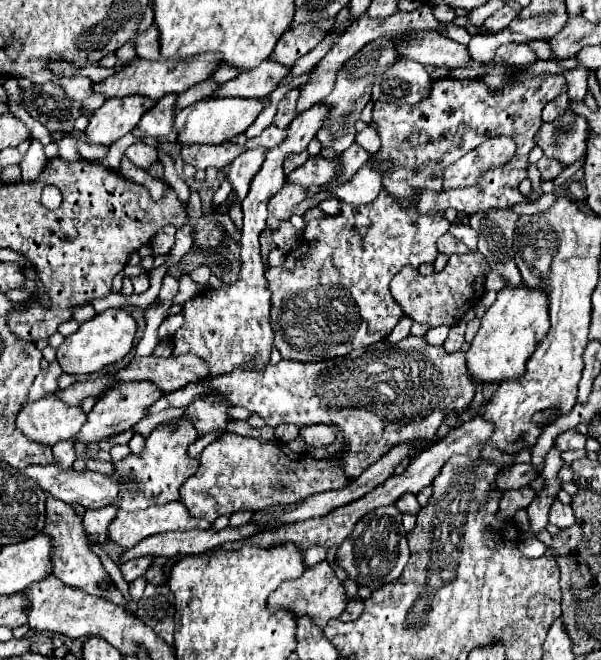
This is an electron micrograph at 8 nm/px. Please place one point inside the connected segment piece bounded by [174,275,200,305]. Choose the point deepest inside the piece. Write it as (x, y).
(188, 288)

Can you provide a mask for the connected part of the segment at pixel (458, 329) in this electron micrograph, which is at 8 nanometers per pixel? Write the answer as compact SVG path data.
M464 321L456 323L456 325L450 329L450 335L448 335L446 343L444 343L444 349L446 349L448 353L460 351L460 347L462 347L462 343L464 343L464 329L466 329L466 323L464 323Z

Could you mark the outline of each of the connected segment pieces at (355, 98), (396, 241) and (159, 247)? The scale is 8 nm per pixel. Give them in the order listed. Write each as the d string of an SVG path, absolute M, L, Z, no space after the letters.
M380 39L380 41L372 41L372 43L364 45L364 49L360 49L360 53L356 53L356 57L352 57L340 69L340 73L336 75L336 85L334 85L332 93L320 101L320 105L328 107L328 119L316 135L316 139L320 141L320 145L324 149L332 149L334 153L340 155L354 143L354 137L356 137L354 125L360 119L362 109L366 107L366 103L372 97L374 81L376 81L376 77L380 77L384 73L384 69L388 69L388 65L394 65L394 63L396 63L396 53L392 53L392 45L388 45L388 39Z
M384 189L372 203L358 207L348 203L342 205L344 209L340 209L340 217L312 219L304 229L304 243L294 249L280 267L270 267L266 271L268 289L272 291L270 321L276 335L274 345L282 359L332 359L348 355L356 347L372 345L388 337L396 321L400 321L404 315L388 289L392 277L406 265L420 267L422 263L434 263L438 257L436 241L450 227L444 213L436 213L436 217L420 217L418 213L412 213L412 209L400 209L400 205L396 205L396 201L384 193Z
M168 225L168 227L164 227L158 235L156 235L156 239L152 241L152 257L158 257L158 255L166 255L166 253L170 253L170 249L172 249L172 245L174 245L174 241L176 241L176 227L172 227L172 225Z

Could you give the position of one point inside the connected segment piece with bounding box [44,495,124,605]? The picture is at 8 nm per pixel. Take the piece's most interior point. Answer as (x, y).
(76, 564)

